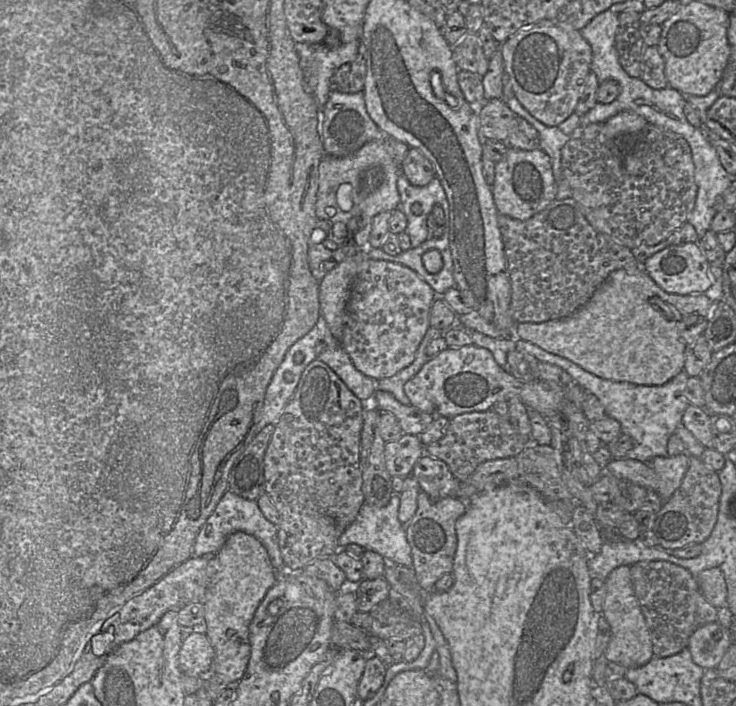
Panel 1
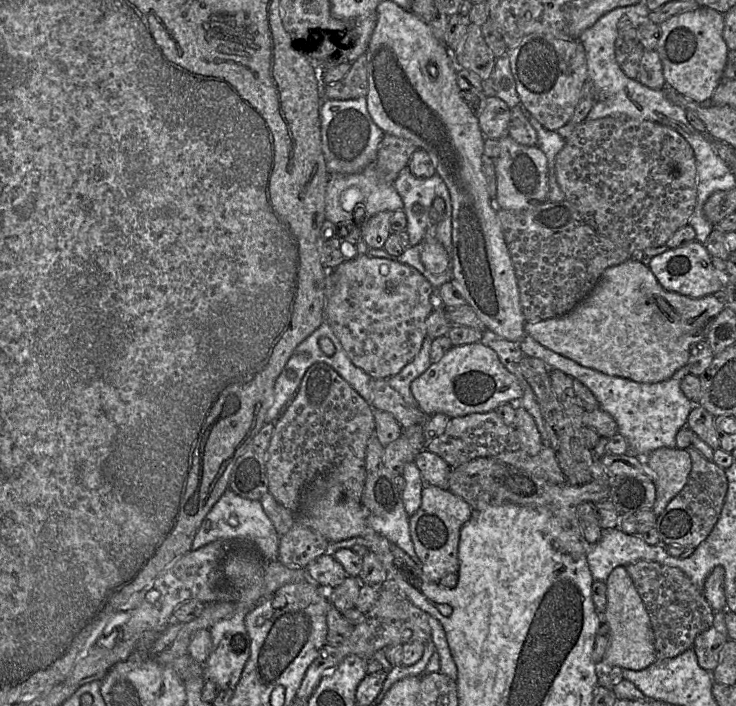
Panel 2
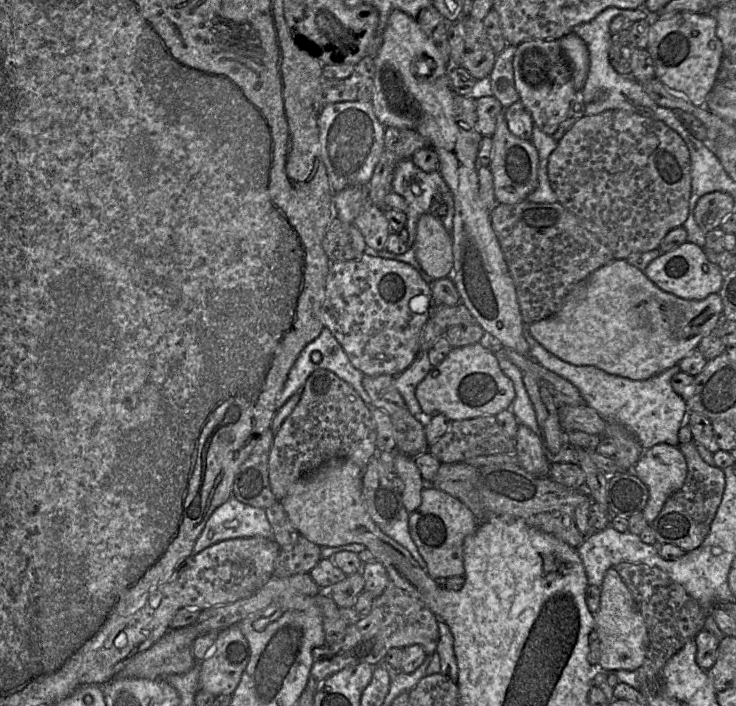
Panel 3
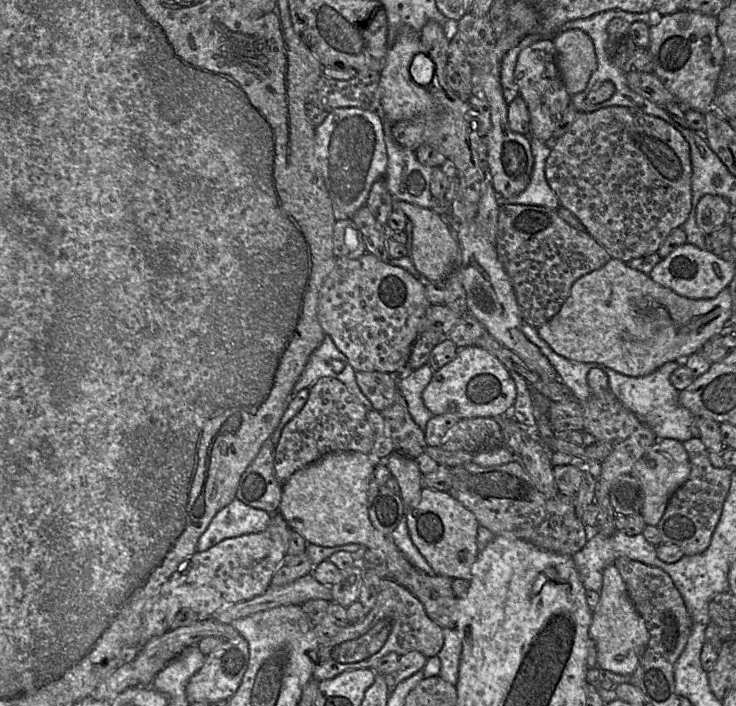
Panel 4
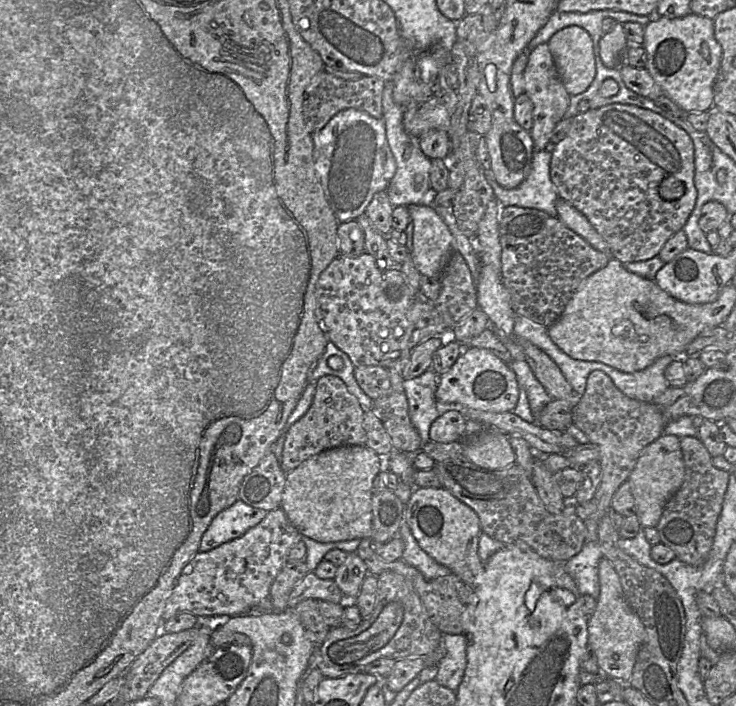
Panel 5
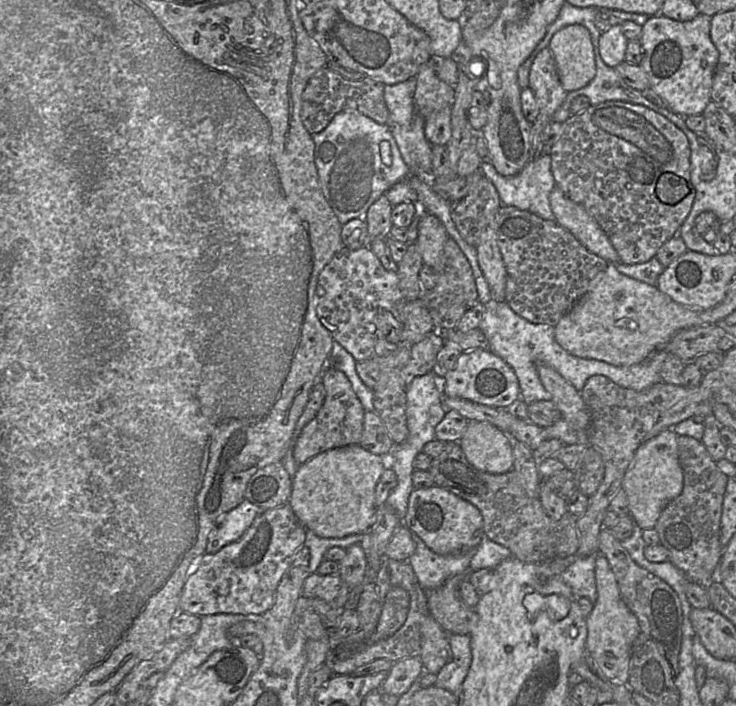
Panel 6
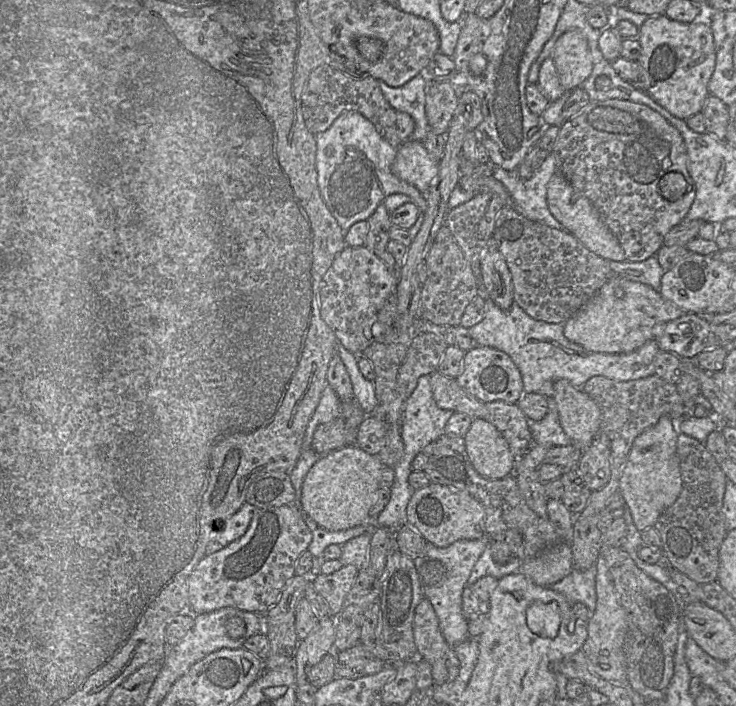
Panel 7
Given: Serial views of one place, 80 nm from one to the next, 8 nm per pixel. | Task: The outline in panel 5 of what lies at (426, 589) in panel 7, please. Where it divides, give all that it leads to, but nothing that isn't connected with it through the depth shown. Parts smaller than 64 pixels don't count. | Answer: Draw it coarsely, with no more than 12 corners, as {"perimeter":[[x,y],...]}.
{"perimeter":[[406,520],[398,534],[402,559],[432,580],[451,573],[421,549]]}

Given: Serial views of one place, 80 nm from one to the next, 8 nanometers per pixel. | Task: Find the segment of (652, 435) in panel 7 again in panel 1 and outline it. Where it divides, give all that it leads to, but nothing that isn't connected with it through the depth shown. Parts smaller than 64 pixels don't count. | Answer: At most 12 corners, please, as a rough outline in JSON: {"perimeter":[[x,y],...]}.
{"perimeter":[[688,453],[657,456],[648,462],[659,477],[663,502],[681,485],[689,467]]}

